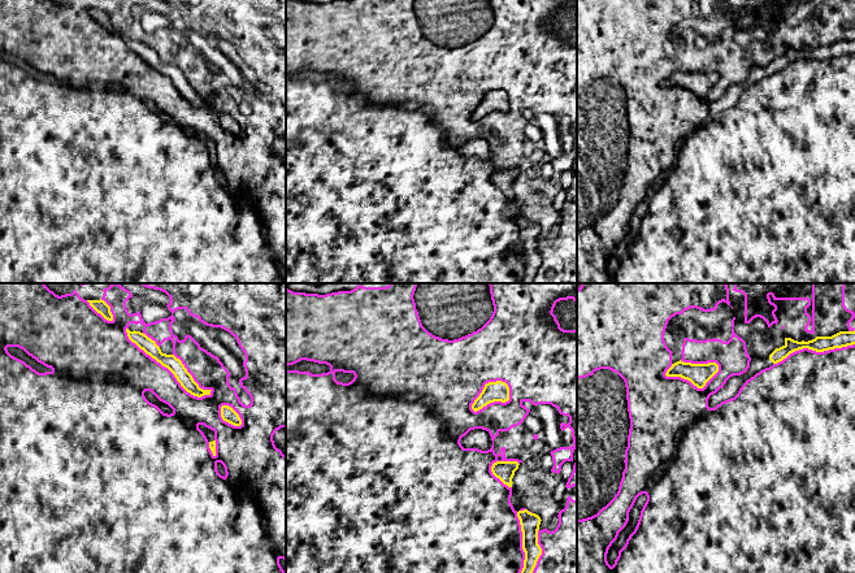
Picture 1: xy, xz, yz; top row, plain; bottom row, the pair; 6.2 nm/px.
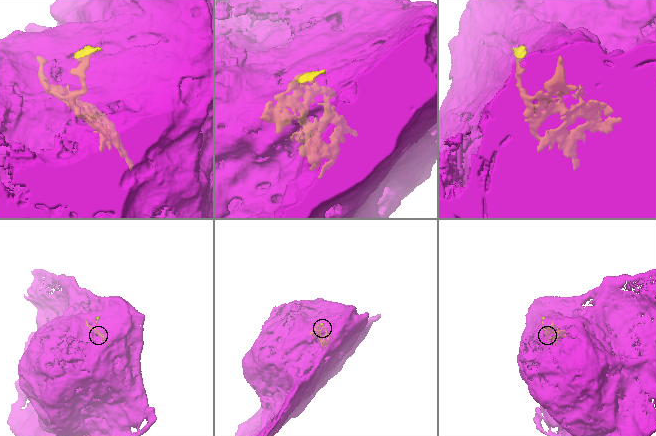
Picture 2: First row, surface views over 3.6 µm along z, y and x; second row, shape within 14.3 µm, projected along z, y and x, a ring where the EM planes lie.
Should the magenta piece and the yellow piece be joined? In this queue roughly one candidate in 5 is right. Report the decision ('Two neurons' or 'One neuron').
One neuron

